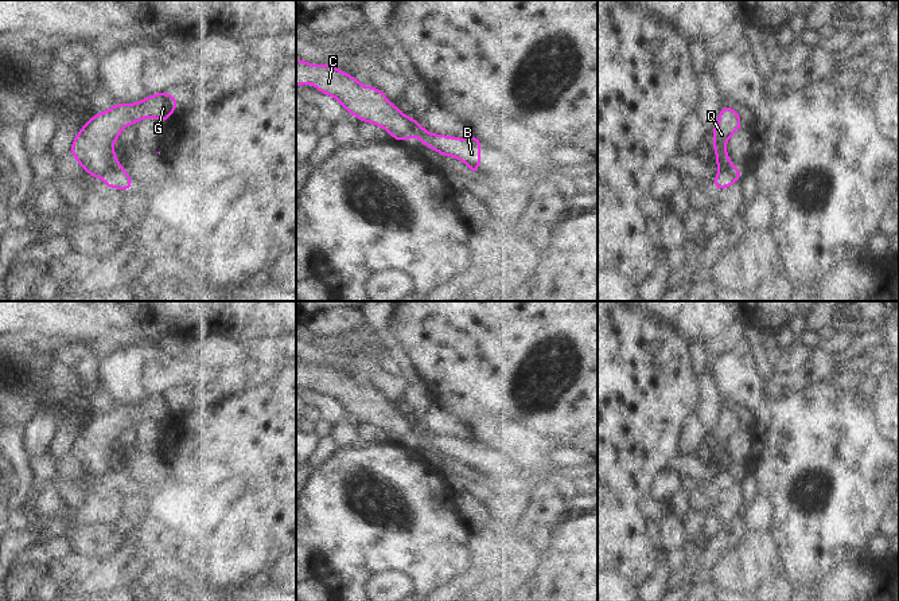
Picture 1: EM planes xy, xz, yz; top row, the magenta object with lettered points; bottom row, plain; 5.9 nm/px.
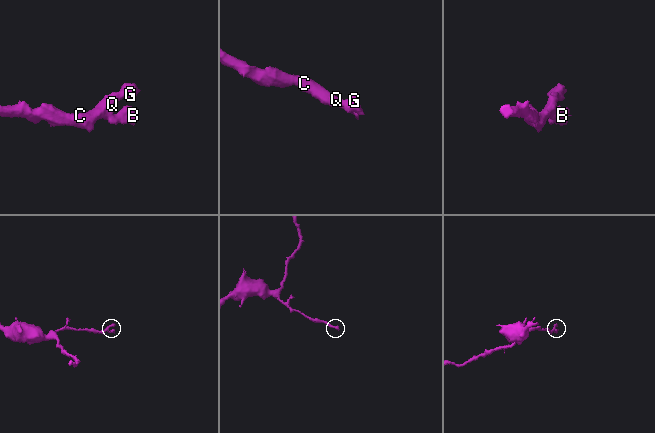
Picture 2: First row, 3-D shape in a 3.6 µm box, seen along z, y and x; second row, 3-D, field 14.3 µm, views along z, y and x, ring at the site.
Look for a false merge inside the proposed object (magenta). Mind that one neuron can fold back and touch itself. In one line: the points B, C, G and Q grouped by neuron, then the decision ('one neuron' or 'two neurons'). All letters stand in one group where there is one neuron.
groups B / C G Q; two neurons

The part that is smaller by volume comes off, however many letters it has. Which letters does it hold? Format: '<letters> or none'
B.

